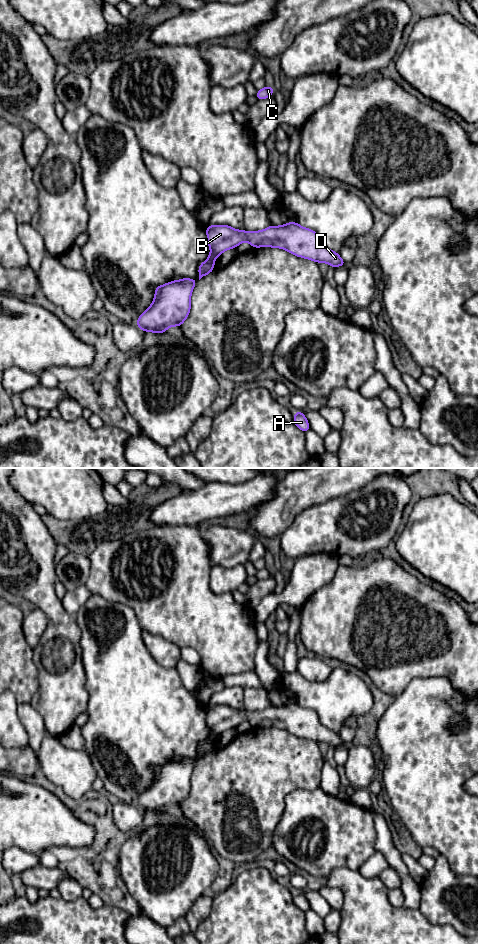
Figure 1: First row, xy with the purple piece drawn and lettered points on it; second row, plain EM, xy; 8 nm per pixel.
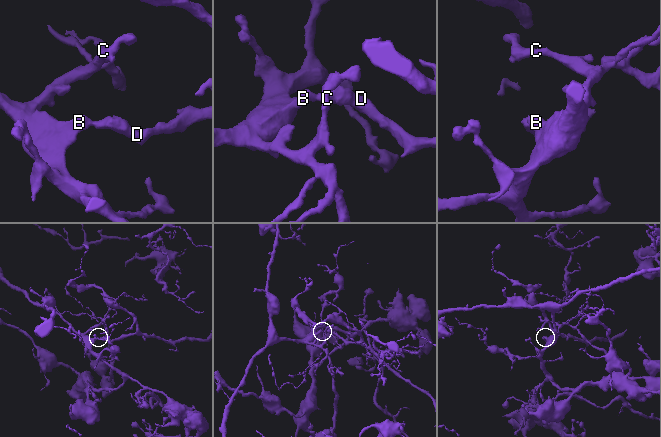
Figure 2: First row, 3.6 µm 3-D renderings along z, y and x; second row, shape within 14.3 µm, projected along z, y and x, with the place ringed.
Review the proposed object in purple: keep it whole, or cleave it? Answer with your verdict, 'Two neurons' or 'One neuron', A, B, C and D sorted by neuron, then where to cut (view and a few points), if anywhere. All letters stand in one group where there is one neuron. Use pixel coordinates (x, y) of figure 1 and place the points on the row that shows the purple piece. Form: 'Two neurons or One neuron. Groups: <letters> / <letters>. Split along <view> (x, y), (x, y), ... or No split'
One neuron. Groups: A B C D. No split

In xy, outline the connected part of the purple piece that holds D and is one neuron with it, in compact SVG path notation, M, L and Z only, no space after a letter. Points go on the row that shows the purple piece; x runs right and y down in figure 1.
M295 221L282 226L269 226L264 230L254 232L236 230L228 225L209 225L206 227L206 232L211 253L198 268L198 280L214 270L215 259L221 253L236 248L246 240L253 248L281 248L301 258L317 263L328 263L333 268L346 266L346 263L337 252L330 250L320 242L315 231L304 228Z

